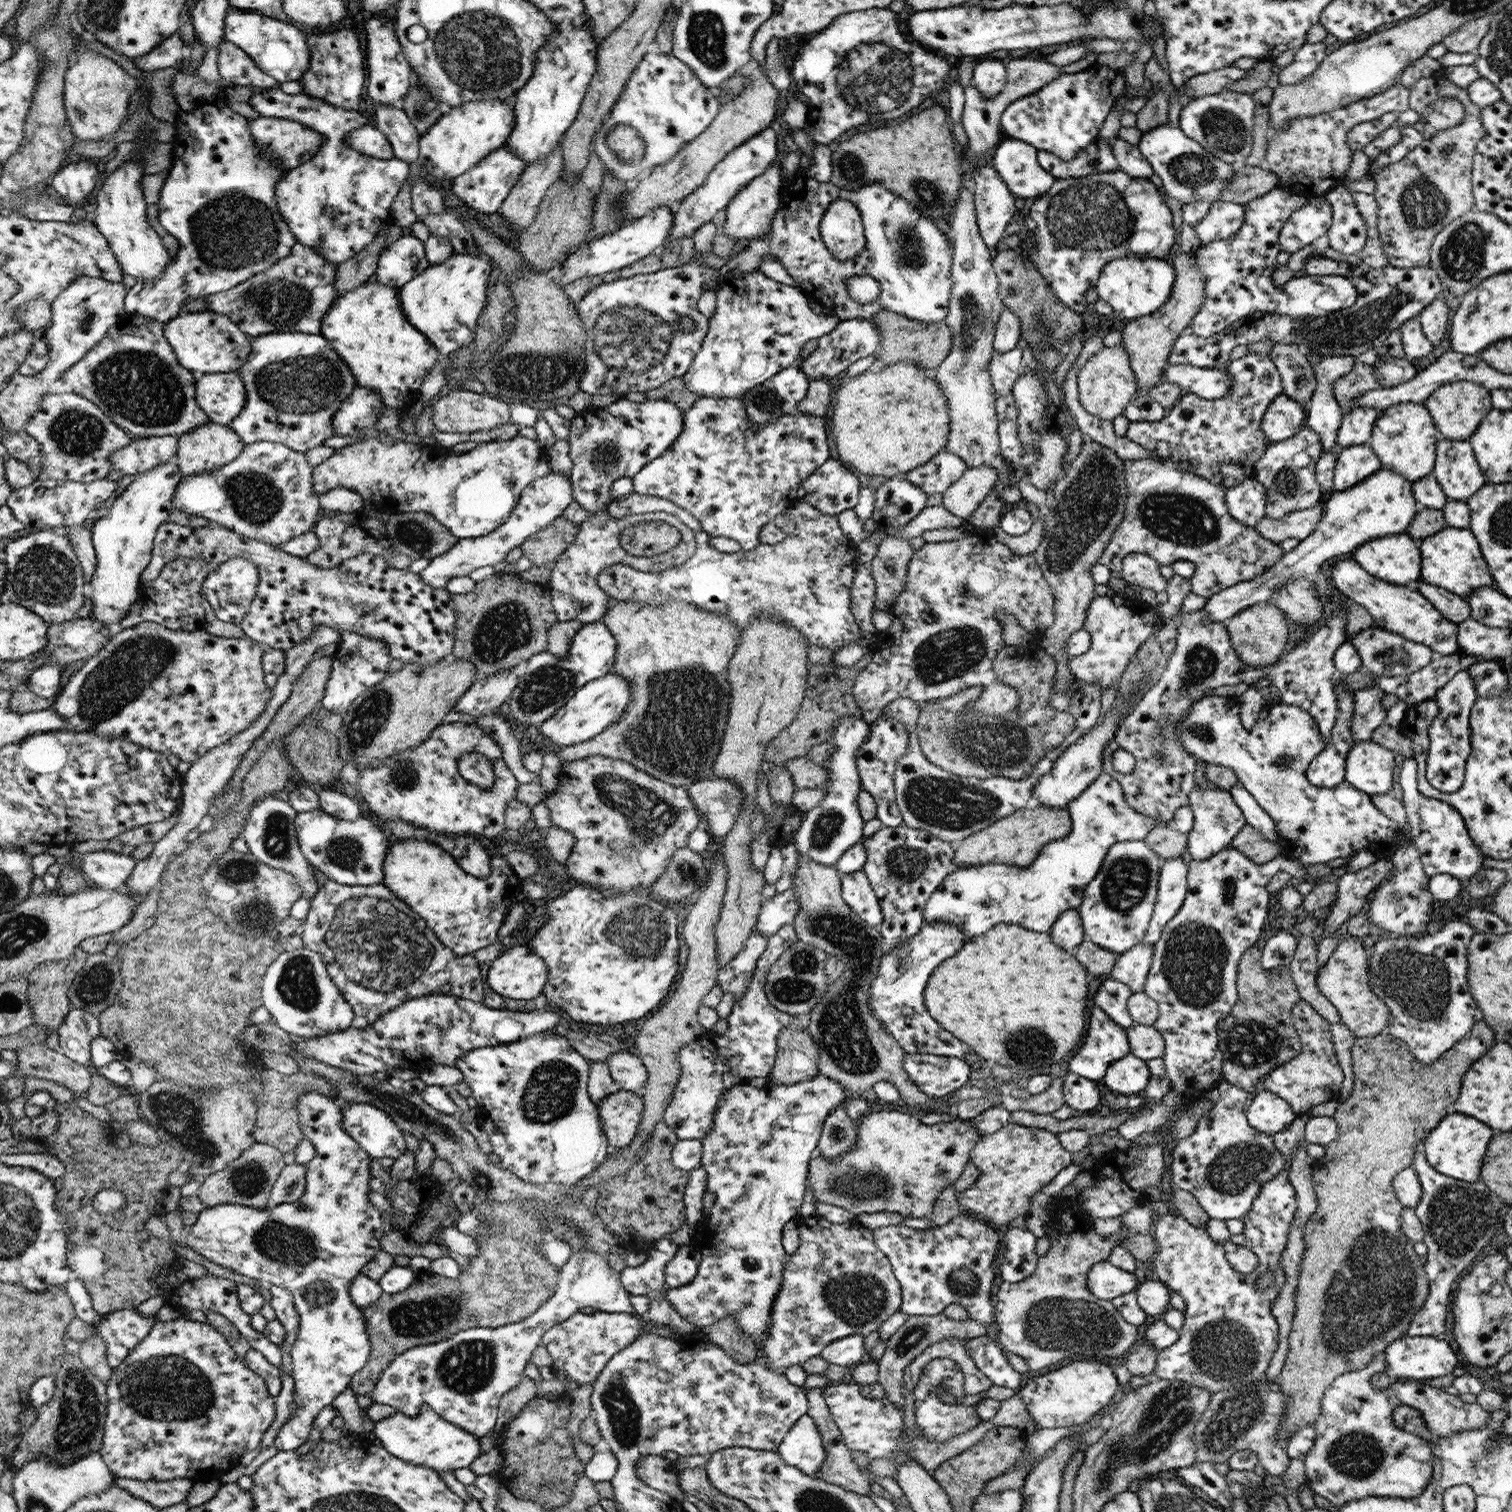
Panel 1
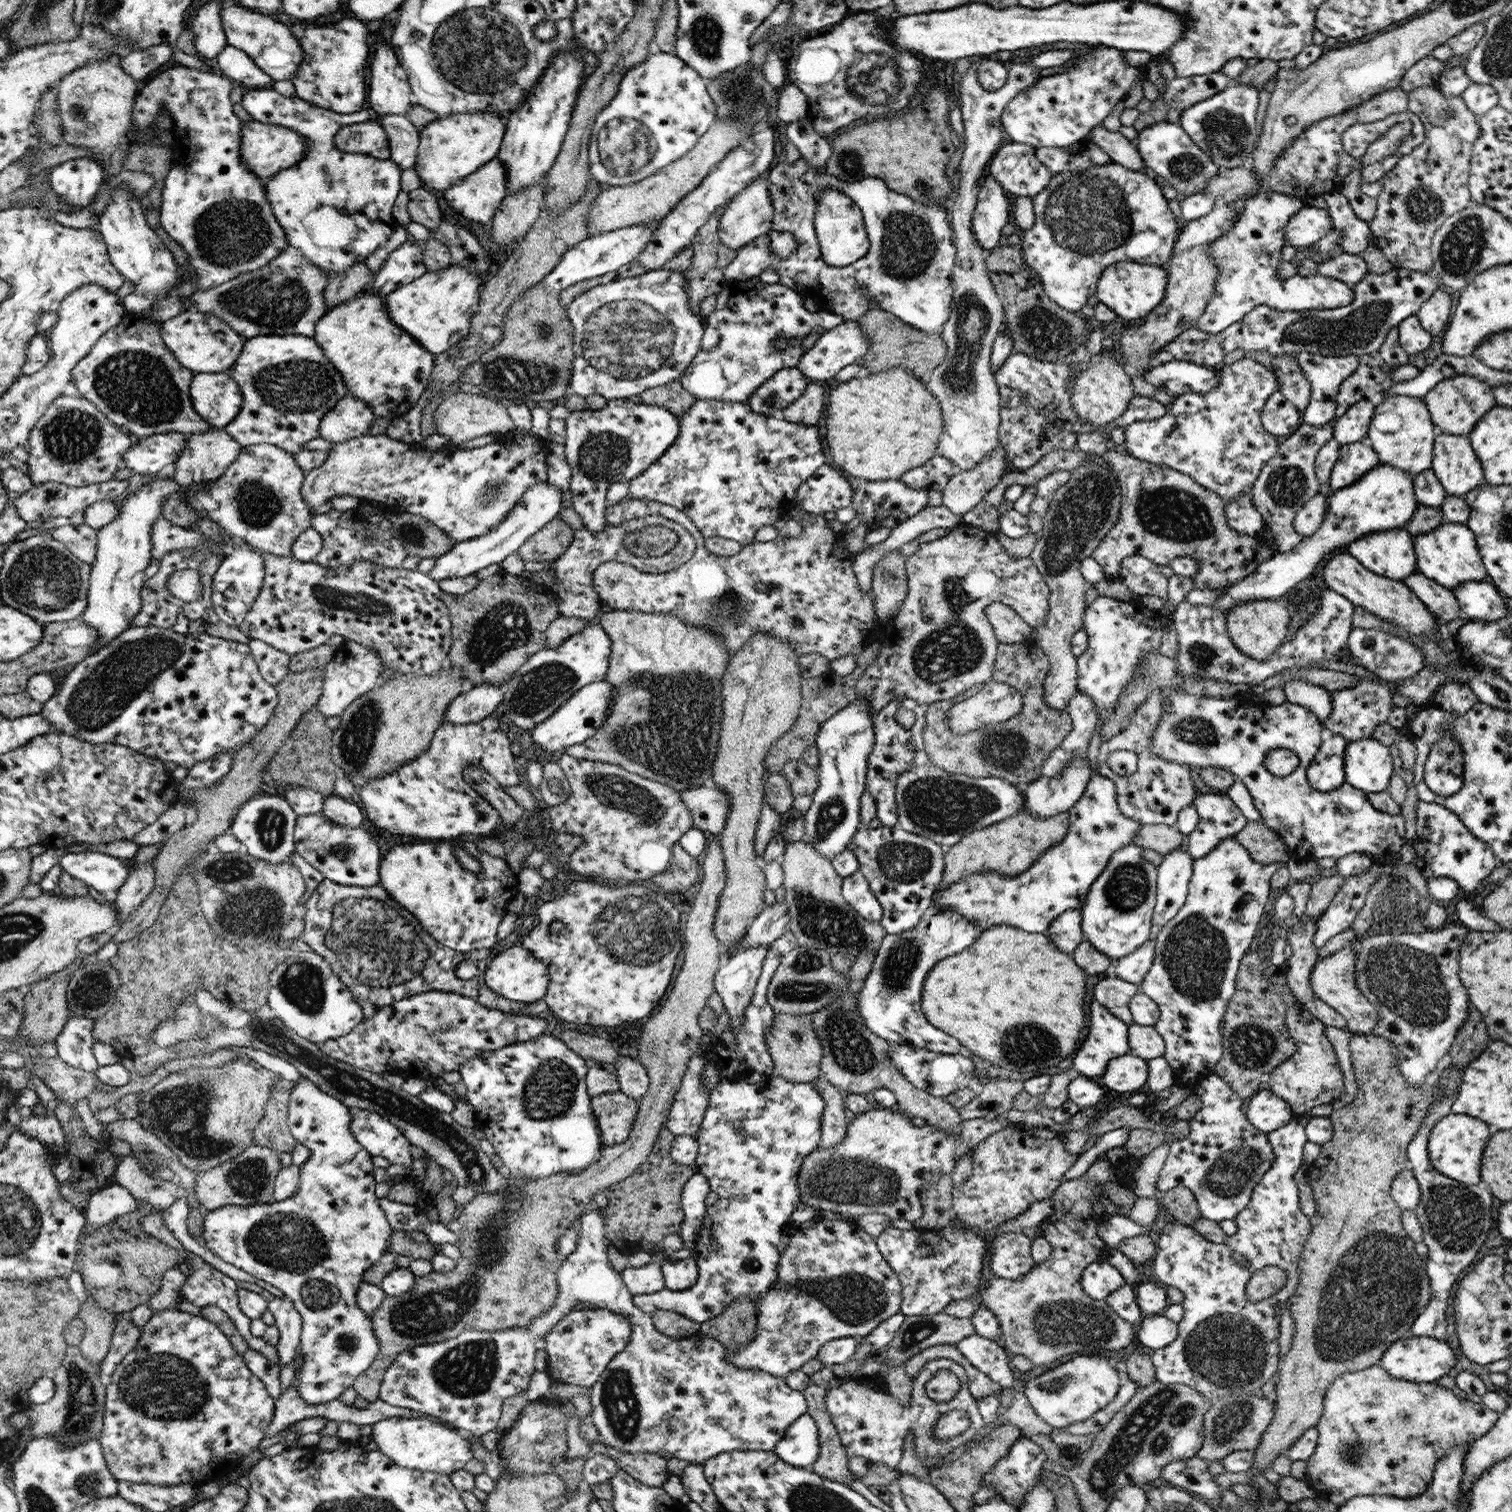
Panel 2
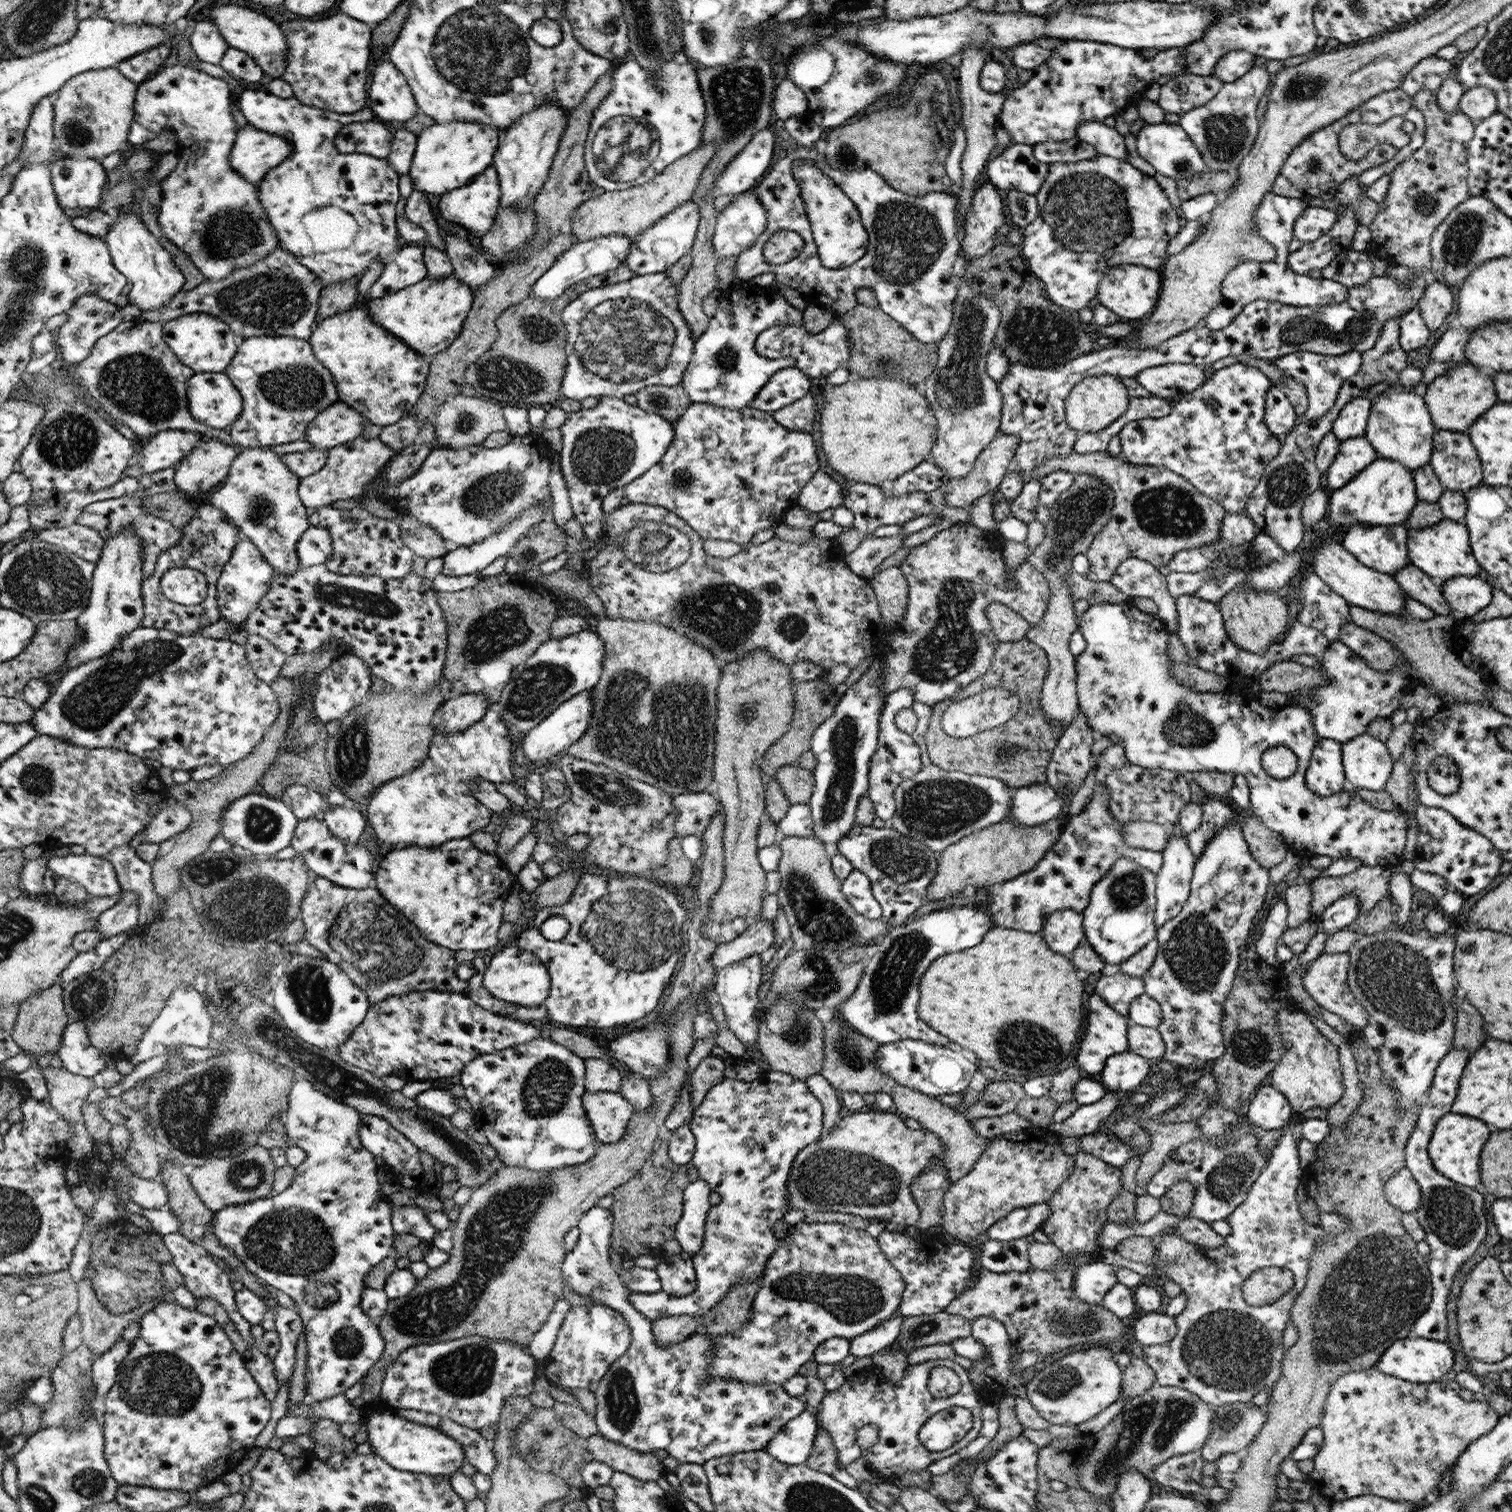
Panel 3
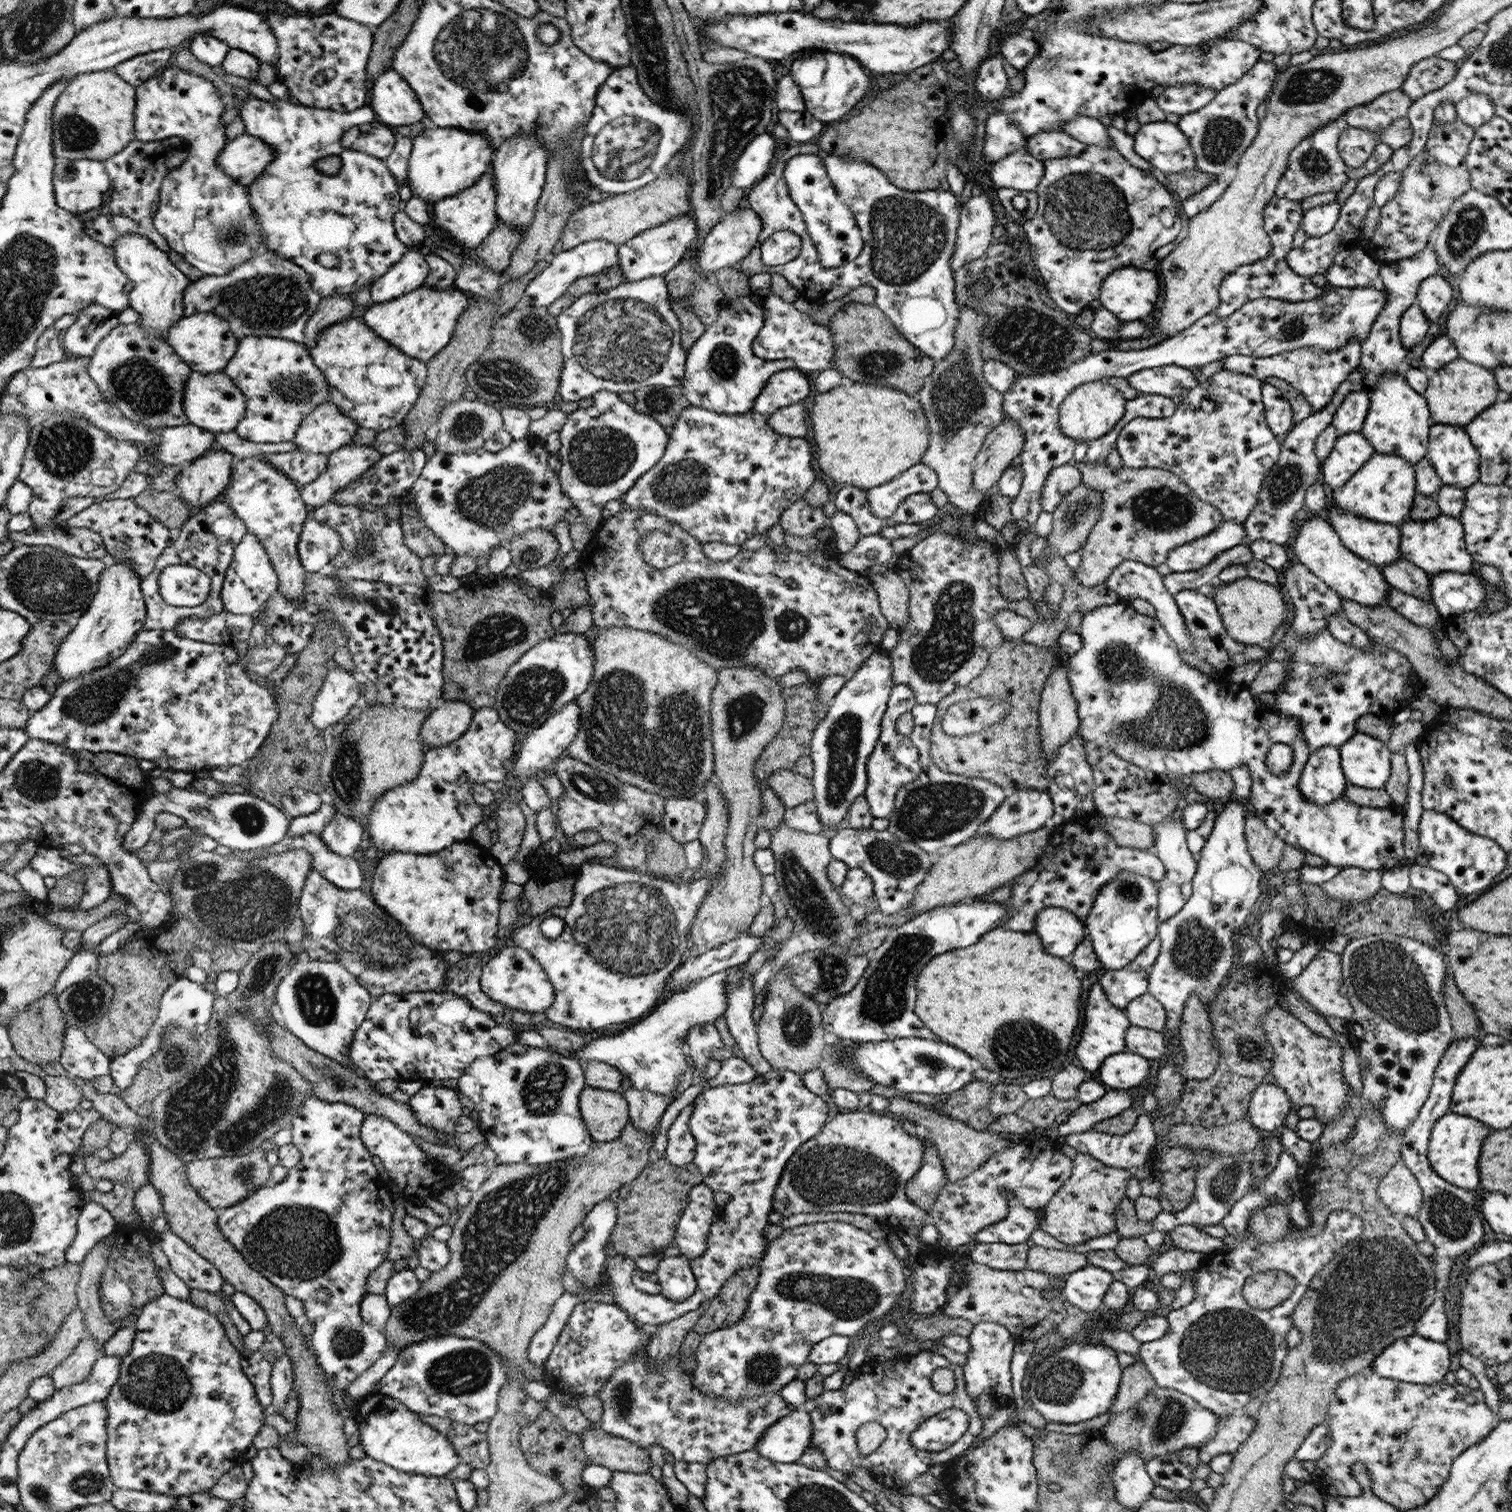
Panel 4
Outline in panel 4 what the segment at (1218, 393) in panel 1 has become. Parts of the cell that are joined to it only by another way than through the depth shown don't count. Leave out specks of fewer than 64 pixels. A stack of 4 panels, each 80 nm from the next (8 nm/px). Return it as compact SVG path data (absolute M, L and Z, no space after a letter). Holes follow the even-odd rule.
M1168 365L1132 373L1127 381L1142 394L1163 394L1167 397L1183 397L1197 383L1196 371L1180 365Z

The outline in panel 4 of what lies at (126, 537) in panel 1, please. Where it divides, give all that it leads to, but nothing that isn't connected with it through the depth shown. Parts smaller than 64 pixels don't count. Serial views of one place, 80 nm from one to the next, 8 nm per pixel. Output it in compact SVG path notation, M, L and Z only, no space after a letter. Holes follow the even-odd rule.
M111 557L108 560L107 569L100 575L99 591L91 608L79 619L71 635L65 638L56 651L56 674L63 681L87 674L120 658L146 624L147 607L143 599L142 578L132 571L128 562L122 563Z

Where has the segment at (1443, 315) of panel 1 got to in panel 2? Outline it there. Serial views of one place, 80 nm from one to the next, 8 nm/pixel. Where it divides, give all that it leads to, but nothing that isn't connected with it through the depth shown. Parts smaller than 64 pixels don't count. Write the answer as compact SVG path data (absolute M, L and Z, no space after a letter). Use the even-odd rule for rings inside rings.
M1440 285L1428 298L1417 312L1420 324L1426 332L1432 336L1438 336L1444 332L1446 322L1450 318L1451 300L1446 288Z

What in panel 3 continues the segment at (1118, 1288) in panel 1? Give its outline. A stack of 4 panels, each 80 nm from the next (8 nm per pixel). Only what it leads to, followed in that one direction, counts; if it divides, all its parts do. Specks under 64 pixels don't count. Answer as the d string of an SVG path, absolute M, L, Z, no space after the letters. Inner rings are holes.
M1103 1261L1084 1263L1076 1270L1073 1292L1086 1304L1101 1304L1104 1295L1116 1284L1115 1268Z

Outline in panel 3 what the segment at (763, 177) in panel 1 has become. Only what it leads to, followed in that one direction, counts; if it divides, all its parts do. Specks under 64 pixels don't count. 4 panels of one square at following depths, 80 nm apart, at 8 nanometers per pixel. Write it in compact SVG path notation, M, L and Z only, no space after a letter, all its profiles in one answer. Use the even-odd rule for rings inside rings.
M753 189L741 193L717 215L713 254L720 258L742 255L759 240L767 228L768 211Z

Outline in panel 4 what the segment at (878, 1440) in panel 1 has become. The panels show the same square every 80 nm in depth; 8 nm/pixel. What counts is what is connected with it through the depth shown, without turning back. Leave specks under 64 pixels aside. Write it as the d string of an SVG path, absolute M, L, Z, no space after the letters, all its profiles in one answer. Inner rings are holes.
M924 1348L915 1355L900 1354L895 1363L877 1362L866 1357L850 1384L843 1384L837 1390L822 1391L818 1396L811 1398L807 1407L814 1425L809 1448L812 1446L819 1448L827 1466L844 1474L849 1474L855 1468L865 1468L876 1475L885 1486L891 1488L898 1488L914 1480L932 1466L956 1460L975 1442L976 1436L983 1429L983 1420L966 1390L963 1367L952 1364L936 1351L927 1349L924 1351ZM937 1368L947 1368L954 1373L956 1386L951 1393L940 1394L934 1390L931 1374ZM822 1406L830 1409L822 1413L820 1411ZM950 1408L958 1408L969 1415L966 1432L954 1444L938 1452L920 1450L912 1446L910 1434L931 1416ZM868 1422L877 1422L883 1426L887 1437L872 1454L862 1456L858 1450L855 1434Z

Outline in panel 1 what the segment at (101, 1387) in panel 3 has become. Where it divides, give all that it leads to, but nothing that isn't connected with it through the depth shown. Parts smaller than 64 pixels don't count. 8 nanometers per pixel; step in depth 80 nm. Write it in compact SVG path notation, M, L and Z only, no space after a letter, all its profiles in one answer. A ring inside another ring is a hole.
M135 1308L109 1313L98 1325L98 1333L103 1336L104 1342L107 1344L108 1364L113 1369L122 1364L135 1349L135 1346L150 1334L152 1325L156 1322L158 1322L157 1315L154 1315L152 1319L144 1318L144 1315L140 1315L140 1312Z

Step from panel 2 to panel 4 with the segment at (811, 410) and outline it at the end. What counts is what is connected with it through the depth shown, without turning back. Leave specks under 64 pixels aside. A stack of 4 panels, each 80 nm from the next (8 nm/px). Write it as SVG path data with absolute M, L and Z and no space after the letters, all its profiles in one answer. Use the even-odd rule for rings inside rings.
M804 402L778 409L768 417L768 423L784 436L802 436L808 432L808 409Z

